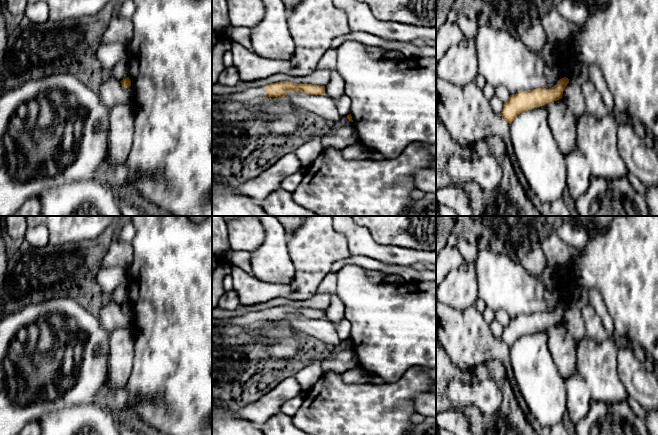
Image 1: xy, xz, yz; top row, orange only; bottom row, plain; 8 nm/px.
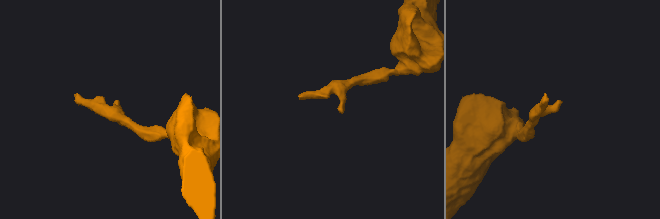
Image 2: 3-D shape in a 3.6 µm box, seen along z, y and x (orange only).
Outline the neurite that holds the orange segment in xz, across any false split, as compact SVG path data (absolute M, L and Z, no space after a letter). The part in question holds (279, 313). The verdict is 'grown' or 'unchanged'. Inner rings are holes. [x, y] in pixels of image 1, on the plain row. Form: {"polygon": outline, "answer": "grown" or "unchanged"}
{"polygon": "M288 305L276 306L265 311L265 322L285 321L289 315L301 315L311 319L324 319L325 311L313 308L295 308Z", "answer": "unchanged"}

